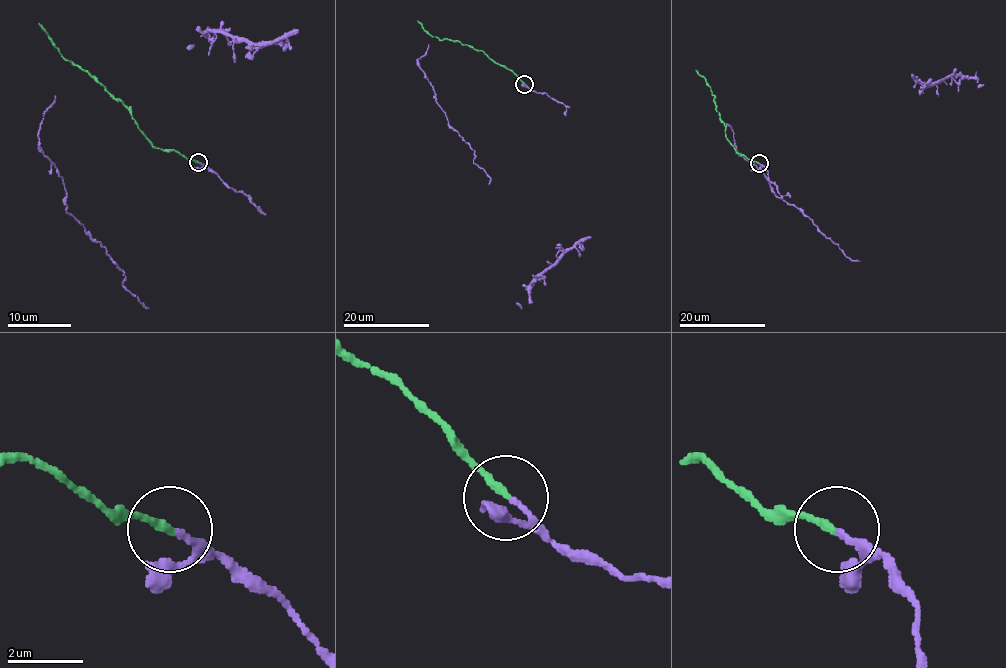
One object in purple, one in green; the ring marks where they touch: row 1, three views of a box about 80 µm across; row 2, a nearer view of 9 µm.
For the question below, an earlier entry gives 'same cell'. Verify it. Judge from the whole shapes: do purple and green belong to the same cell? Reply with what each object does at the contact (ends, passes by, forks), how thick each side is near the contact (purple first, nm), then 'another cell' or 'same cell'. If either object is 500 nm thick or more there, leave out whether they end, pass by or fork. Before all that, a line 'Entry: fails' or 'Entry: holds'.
Entry: holds
purple ends there; green ends there; 150 nm thick on the purple side, 200 nm on the other; same cell

